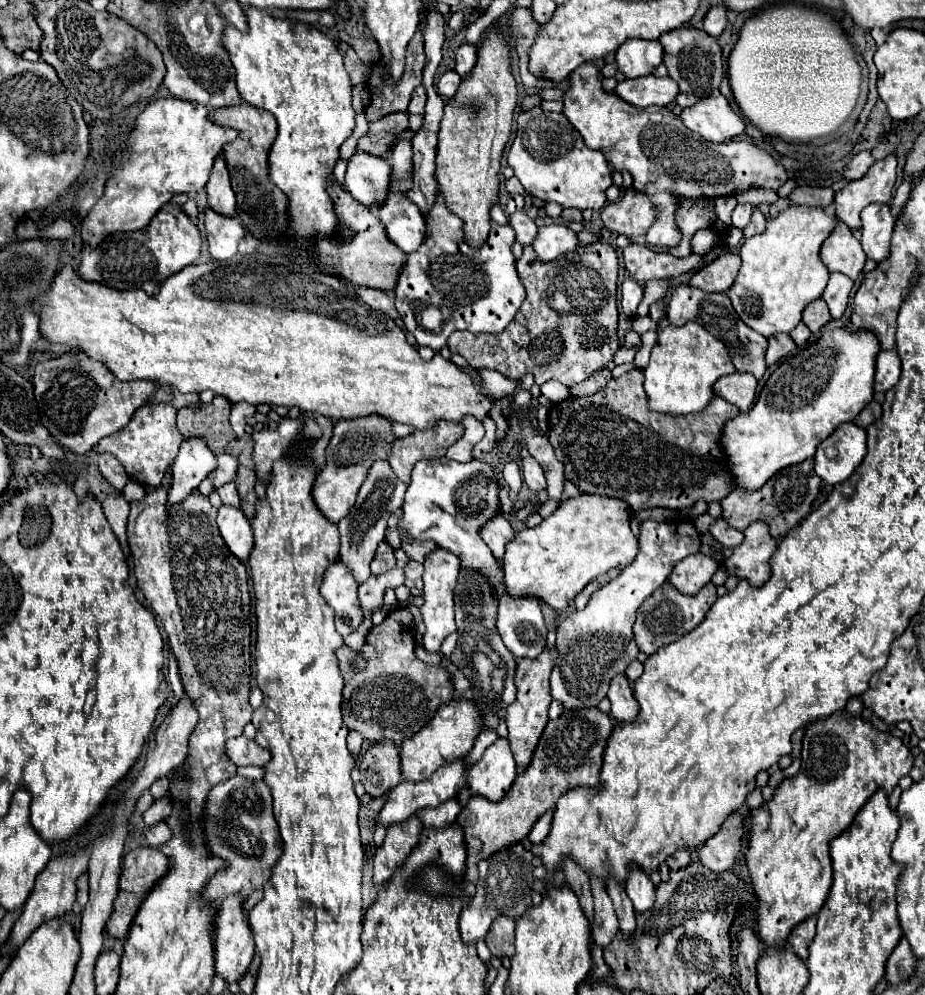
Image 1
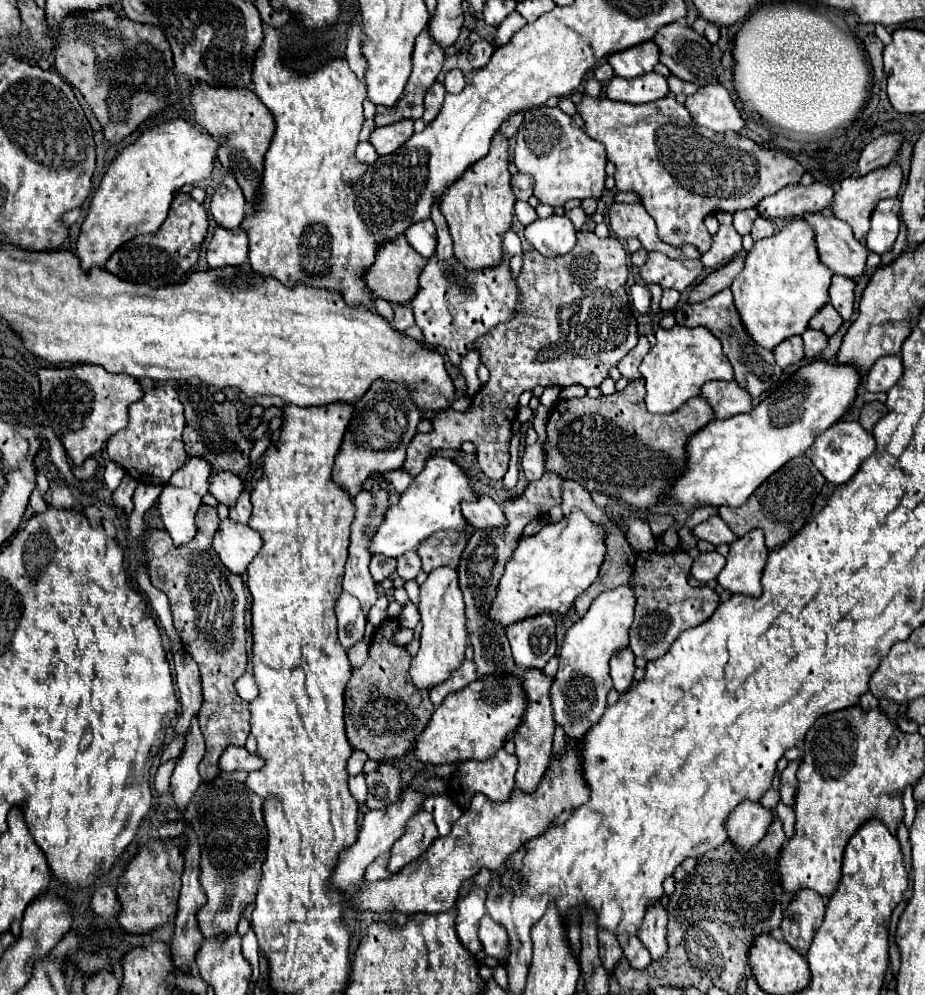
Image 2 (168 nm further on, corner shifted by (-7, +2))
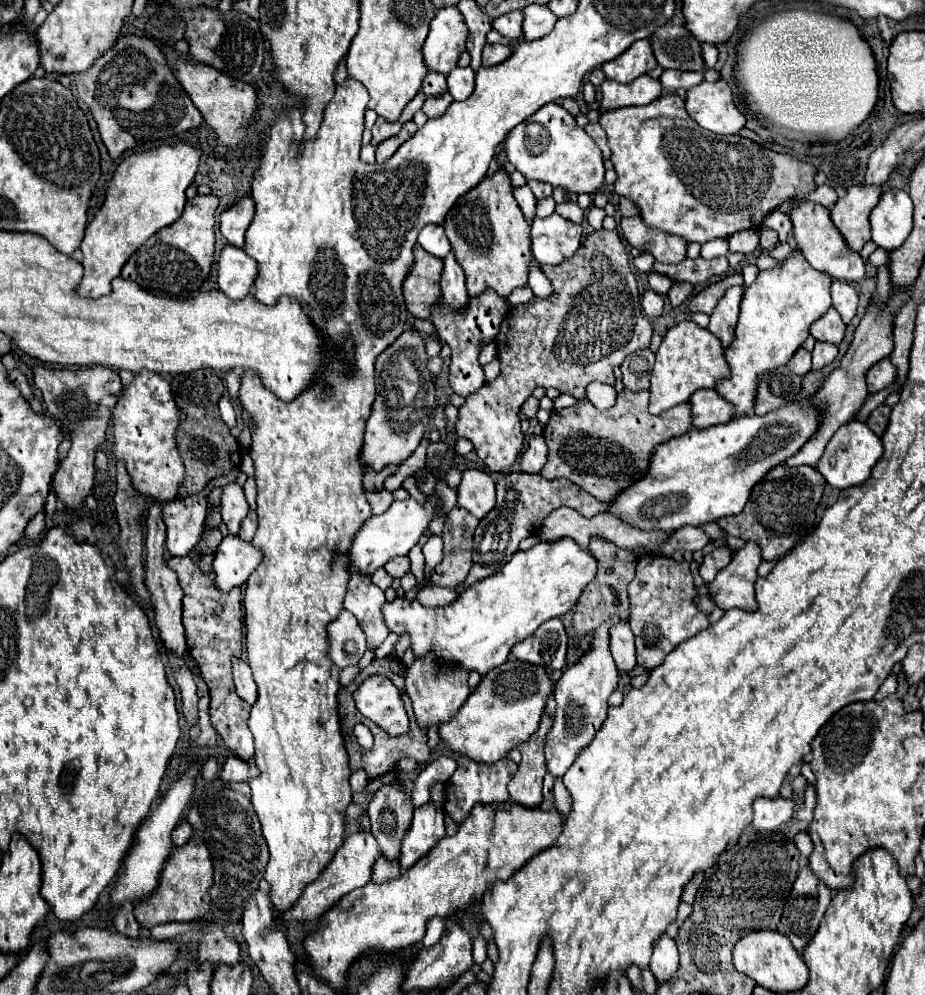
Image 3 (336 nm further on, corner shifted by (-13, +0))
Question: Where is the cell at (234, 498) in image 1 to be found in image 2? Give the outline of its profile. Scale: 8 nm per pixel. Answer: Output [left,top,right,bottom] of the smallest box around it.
[230,491,250,523]

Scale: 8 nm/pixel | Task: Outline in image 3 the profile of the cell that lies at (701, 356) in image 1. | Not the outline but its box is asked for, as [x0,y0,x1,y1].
[650,321,730,415]

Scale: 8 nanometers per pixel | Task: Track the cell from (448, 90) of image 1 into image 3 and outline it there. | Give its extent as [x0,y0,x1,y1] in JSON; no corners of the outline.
[448,67,474,101]

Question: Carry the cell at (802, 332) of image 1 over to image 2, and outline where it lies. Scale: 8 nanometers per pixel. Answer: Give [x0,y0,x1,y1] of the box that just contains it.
[802,327,828,359]

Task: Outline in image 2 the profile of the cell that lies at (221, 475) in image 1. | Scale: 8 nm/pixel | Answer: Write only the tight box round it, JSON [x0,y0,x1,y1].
[210,473,242,507]

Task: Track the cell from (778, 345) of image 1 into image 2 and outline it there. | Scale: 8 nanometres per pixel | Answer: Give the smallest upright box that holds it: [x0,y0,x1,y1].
[774,337,804,369]

